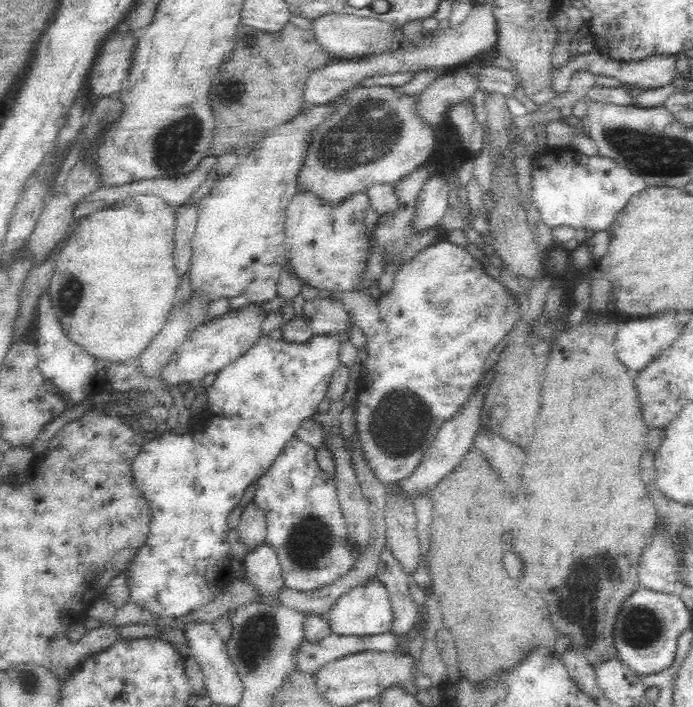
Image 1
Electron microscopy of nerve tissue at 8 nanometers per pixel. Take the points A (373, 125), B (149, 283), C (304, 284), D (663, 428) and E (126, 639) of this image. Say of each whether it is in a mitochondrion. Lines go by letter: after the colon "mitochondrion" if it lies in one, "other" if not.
A: mitochondrion
B: other
C: other
D: other
E: other

